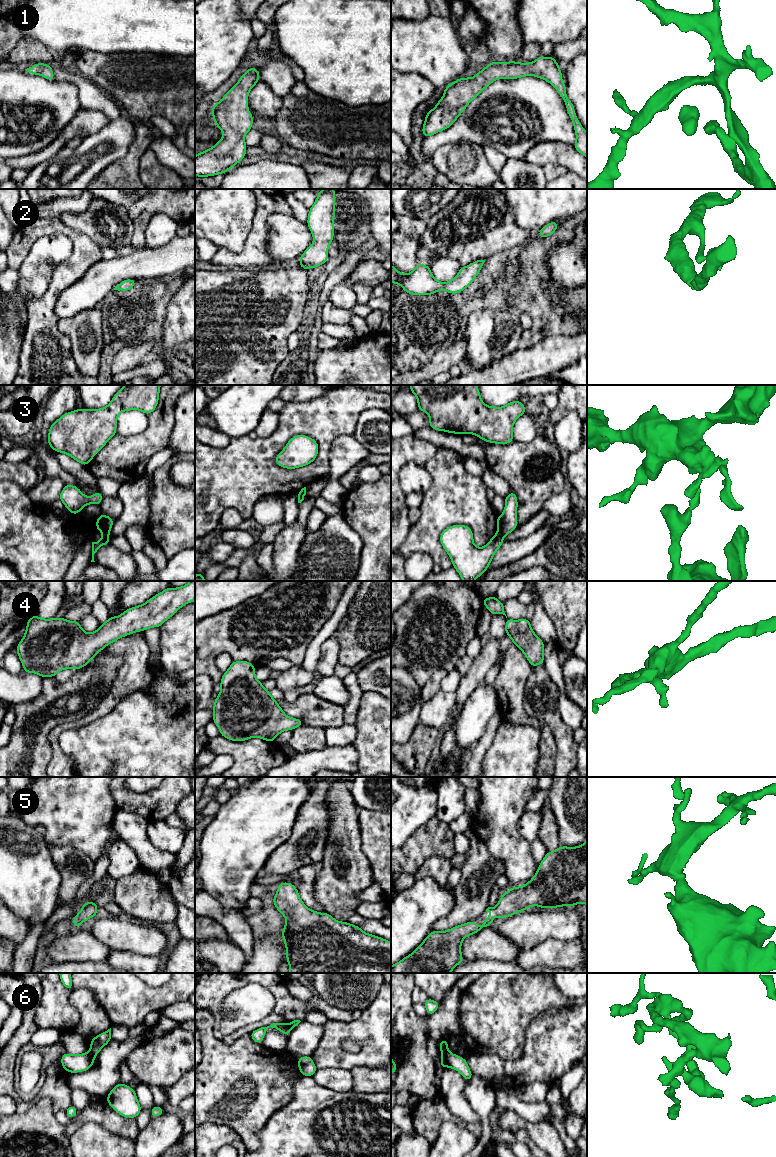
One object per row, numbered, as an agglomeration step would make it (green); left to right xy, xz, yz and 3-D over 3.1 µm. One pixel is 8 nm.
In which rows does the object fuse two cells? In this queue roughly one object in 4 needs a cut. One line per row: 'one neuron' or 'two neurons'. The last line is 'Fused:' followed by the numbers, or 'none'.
1: one neuron
2: one neuron
3: two neurons
4: one neuron
5: one neuron
6: two neurons
Fused: 3, 6

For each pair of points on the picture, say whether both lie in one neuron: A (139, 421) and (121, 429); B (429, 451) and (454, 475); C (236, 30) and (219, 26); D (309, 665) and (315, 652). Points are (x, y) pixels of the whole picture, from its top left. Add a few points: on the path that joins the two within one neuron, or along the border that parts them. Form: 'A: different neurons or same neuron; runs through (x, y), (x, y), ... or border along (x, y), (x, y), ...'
A: same neuron; runs through (135, 422), (129, 423), (125, 427)
B: different neurons; border along (438, 447), (435, 454), (424, 465)
C: same neuron; runs through (232, 30), (223, 30)
D: same neuron; runs through (310, 662), (312, 655)

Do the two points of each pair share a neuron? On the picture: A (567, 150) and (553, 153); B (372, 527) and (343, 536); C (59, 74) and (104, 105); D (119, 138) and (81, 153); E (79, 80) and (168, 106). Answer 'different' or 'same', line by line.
A: same
B: different
C: same
D: same
E: different

